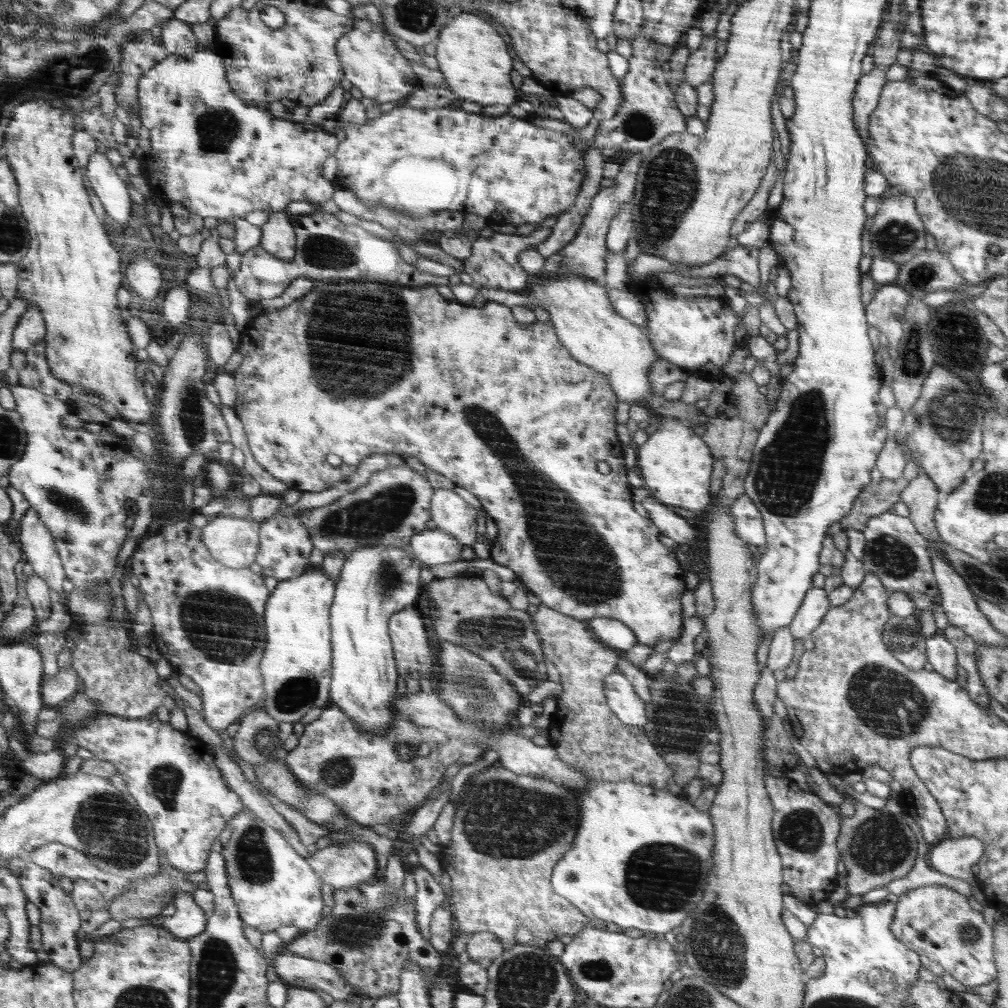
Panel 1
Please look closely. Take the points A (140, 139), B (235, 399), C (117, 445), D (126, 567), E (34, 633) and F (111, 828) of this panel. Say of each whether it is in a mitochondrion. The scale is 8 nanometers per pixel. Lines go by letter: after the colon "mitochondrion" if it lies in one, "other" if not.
A: other
B: other
C: other
D: other
E: other
F: mitochondrion

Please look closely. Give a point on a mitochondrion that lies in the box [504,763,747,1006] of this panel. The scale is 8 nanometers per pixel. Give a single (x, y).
(661, 879)

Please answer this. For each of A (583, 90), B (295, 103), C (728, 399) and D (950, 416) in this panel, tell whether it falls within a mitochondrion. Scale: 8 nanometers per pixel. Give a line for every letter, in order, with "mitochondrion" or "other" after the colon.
A: other
B: other
C: other
D: mitochondrion

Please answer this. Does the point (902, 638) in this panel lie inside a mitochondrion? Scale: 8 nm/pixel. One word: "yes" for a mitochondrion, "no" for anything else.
yes

